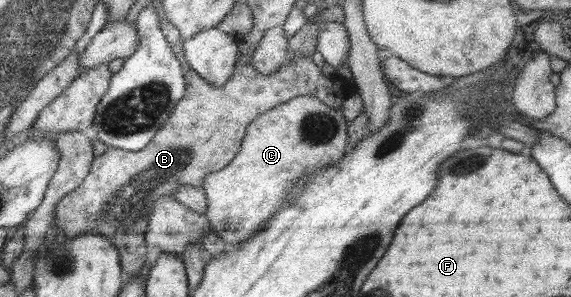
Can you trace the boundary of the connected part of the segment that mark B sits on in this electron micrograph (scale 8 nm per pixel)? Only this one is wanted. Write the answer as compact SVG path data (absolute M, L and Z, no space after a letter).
M239 55L235 61L234 73L222 87L210 85L192 69L185 73L185 82L186 89L182 99L174 106L171 116L162 124L144 149L135 152L106 148L102 155L93 156L90 172L84 182L74 191L64 195L57 204L55 225L58 234L72 240L72 238L78 238L84 230L90 230L108 238L118 250L125 279L137 275L142 265L149 262L148 245L145 244L144 234L156 200L162 196L173 196L174 191L180 186L203 188L206 175L221 171L238 153L247 127L254 119L299 95L317 97L328 107L341 111L342 102L356 92L356 86L350 80L336 74L324 75L308 56L298 56L298 58L293 56L291 61L279 66L274 73L262 75L254 69L250 57Z

